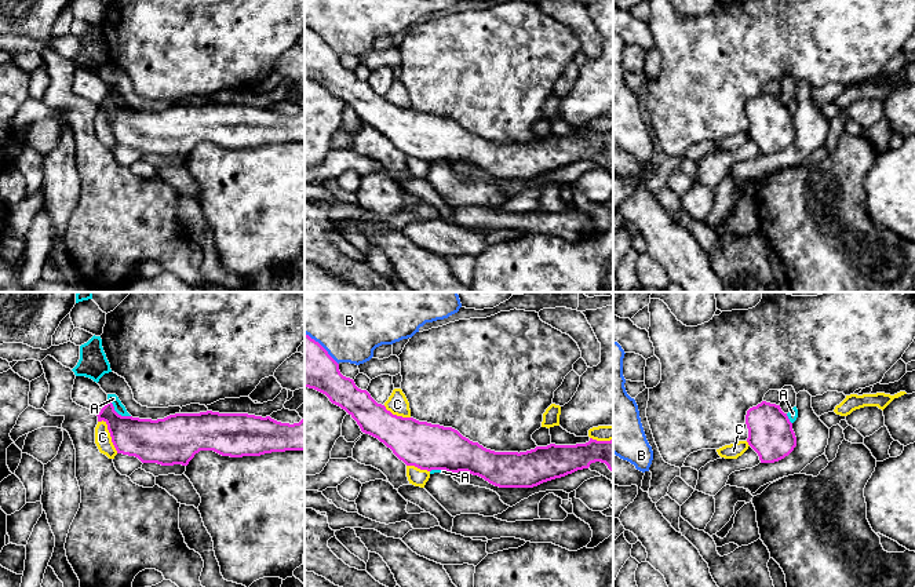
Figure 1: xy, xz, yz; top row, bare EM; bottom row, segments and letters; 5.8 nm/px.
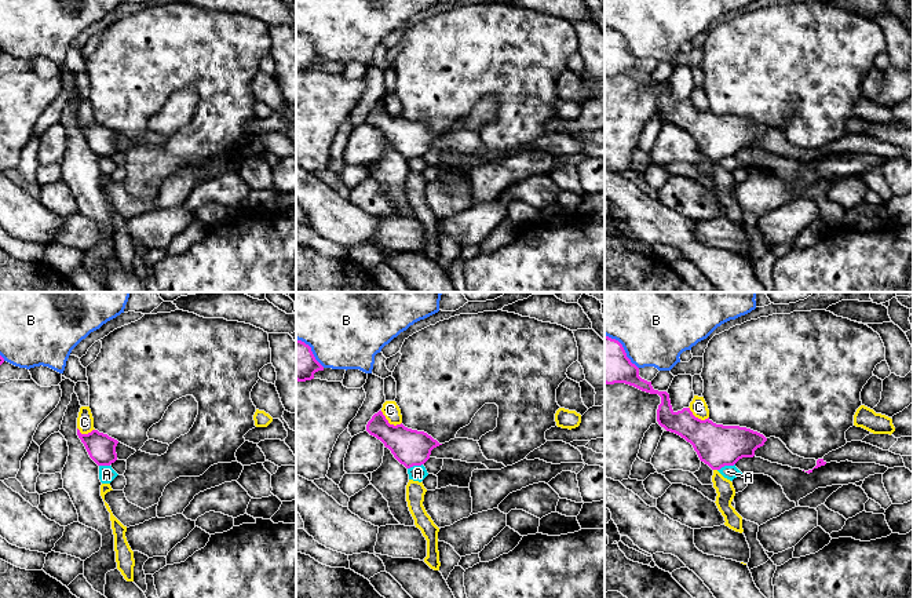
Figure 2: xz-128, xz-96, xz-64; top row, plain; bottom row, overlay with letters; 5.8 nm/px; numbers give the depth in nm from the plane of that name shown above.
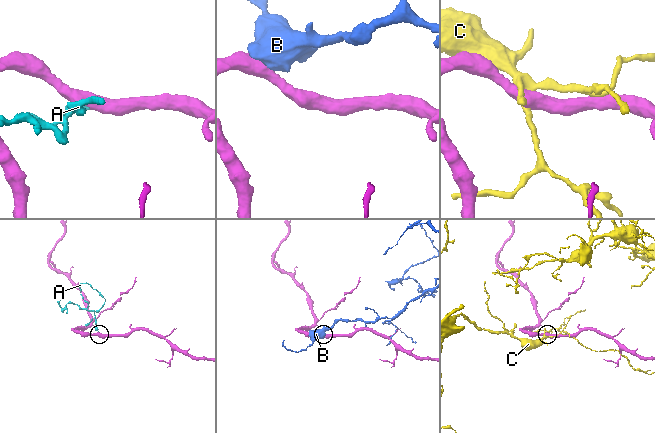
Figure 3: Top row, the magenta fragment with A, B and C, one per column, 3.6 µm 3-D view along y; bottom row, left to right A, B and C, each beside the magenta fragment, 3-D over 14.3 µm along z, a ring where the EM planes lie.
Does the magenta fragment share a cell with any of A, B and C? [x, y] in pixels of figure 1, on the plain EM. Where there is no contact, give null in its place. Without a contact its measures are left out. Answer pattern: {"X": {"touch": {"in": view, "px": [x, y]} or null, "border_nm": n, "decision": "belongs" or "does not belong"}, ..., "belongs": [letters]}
{"A": {"touch": {"in": "xy", "px": [116, 104]}, "border_nm": 170, "decision": "does not belong"}, "B": {"touch": {"in": "xz", "px": [323, 39]}, "border_nm": 280, "decision": "does not belong"}, "C": {"touch": {"in": "xy", "px": [110, 126]}, "border_nm": 220, "decision": "does not belong"}, "belongs": []}

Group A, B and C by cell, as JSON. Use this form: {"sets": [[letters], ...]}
{"sets": [["A"], ["B"], ["C"]]}

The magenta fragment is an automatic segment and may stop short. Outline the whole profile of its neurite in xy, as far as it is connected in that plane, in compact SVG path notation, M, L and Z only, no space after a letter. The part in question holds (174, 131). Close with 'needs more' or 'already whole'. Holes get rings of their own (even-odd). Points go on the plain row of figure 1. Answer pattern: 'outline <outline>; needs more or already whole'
outline M110 92L96 105L98 113L105 113L117 145L135 147L142 154L161 157L182 156L200 142L214 142L222 147L243 149L260 147L271 143L305 142L305 110L299 114L281 114L270 107L262 109L248 105L175 105L164 110L139 110L121 107Z; already whole

